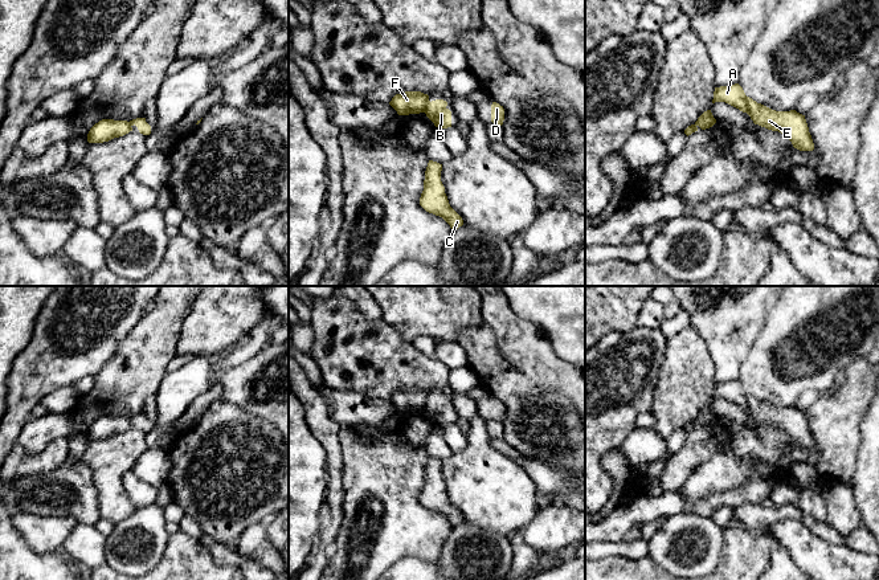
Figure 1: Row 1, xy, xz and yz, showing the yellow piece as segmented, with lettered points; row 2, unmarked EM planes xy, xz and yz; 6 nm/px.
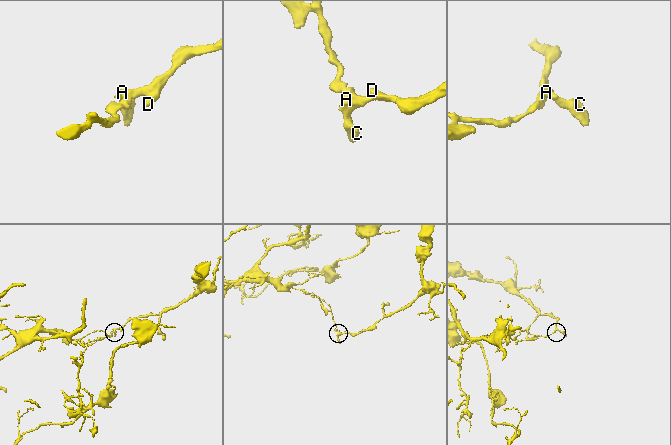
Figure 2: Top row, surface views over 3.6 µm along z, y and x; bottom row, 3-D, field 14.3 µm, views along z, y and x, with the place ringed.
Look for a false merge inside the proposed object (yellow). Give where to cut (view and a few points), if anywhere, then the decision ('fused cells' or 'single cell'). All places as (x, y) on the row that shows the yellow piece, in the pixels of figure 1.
xz (428, 99), (422, 111) | fused cells

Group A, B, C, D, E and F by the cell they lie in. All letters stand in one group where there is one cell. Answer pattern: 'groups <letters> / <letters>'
groups A B C D E / F

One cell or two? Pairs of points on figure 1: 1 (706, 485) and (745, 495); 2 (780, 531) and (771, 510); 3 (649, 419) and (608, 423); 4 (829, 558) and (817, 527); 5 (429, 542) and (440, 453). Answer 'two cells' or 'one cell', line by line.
1: two cells
2: two cells
3: two cells
4: two cells
5: two cells

